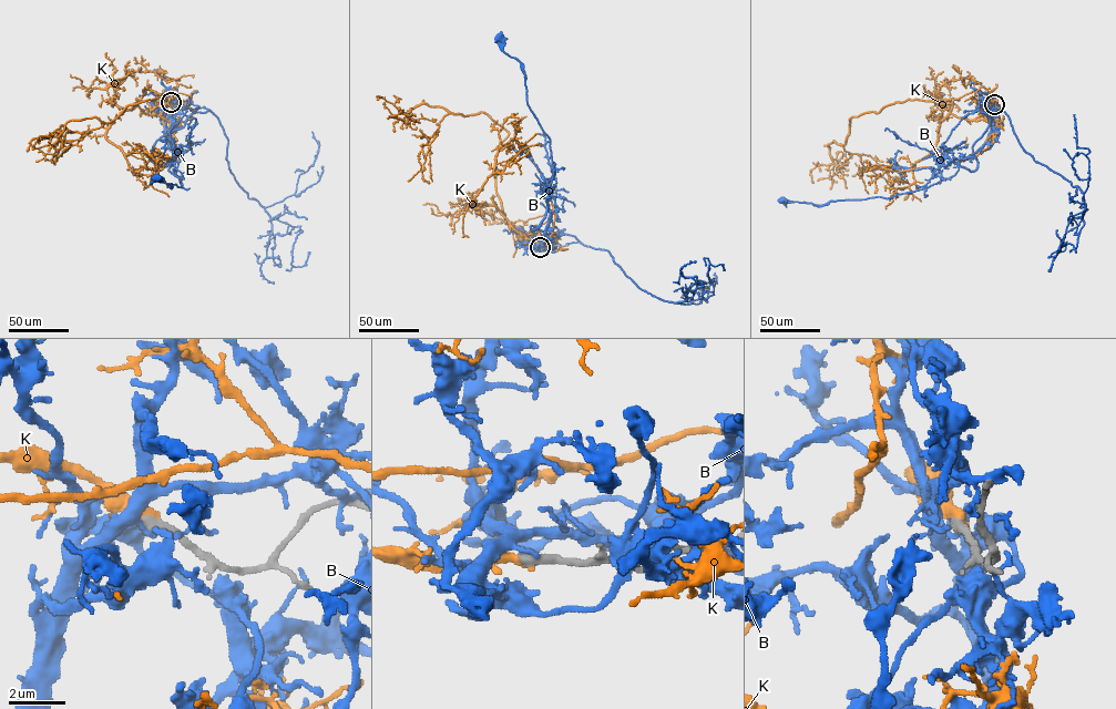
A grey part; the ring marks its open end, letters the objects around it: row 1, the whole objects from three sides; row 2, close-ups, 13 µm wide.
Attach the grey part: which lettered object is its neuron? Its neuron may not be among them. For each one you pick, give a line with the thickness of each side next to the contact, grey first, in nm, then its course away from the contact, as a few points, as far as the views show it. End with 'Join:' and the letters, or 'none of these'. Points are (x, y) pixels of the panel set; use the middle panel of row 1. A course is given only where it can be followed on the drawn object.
Join: none of these

